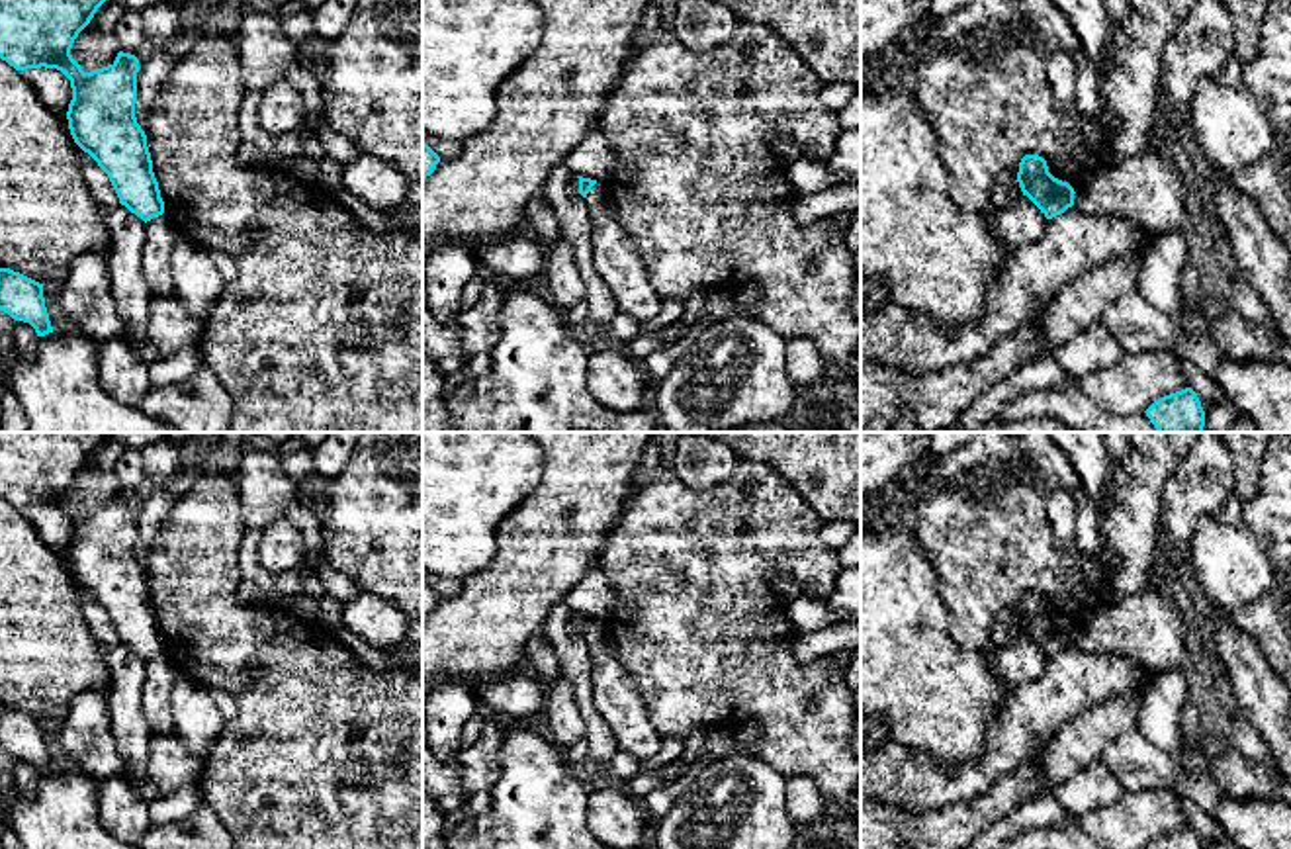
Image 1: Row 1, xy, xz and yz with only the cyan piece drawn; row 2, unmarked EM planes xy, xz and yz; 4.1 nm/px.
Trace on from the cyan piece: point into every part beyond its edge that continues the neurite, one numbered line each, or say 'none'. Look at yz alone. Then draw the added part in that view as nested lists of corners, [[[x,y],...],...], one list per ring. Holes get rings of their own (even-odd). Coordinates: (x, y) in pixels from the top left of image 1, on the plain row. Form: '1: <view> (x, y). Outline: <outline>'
none

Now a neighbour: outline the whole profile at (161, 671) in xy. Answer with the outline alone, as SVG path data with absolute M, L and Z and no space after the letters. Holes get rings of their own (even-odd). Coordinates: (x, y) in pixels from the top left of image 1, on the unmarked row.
M164 651L147 659L143 710L153 734L172 734L174 730L170 693L178 675L174 661Z

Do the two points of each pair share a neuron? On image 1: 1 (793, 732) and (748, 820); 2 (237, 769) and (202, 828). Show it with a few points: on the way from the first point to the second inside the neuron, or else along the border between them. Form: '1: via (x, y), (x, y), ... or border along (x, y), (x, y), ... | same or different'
1: border along (748, 752), (773, 765), (785, 777) | different
2: border along (204, 801), (227, 828) | different

